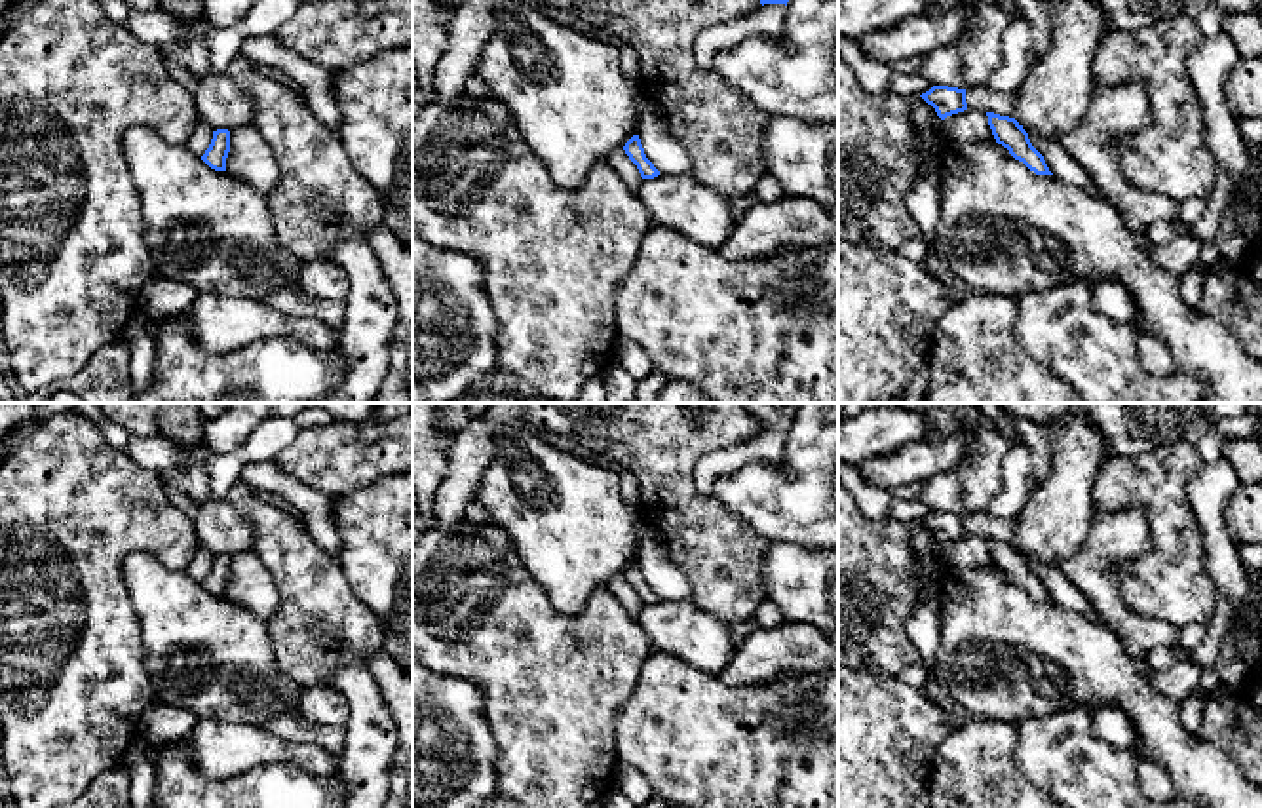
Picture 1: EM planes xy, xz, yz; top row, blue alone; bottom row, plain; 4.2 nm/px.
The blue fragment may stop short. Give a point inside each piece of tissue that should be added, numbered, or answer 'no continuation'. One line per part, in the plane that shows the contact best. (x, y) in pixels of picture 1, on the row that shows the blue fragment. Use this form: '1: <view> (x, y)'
no continuation

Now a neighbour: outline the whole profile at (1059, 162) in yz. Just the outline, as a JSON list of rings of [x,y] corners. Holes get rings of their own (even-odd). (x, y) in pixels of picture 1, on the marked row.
[[[1026,127],[1023,129],[1028,133],[1032,146],[1044,156],[1053,177],[1093,196],[1102,196],[1093,179],[1070,158],[1070,154],[1059,143],[1045,141]]]

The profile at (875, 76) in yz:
[[[848,36],[838,38],[838,55],[848,63],[861,87],[874,95],[886,95],[893,70],[890,65],[867,57],[857,42]]]

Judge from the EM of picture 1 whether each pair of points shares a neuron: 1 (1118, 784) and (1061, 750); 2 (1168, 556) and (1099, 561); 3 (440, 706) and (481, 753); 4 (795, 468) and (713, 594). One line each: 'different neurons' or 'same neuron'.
1: same neuron
2: different neurons
3: same neuron
4: different neurons

